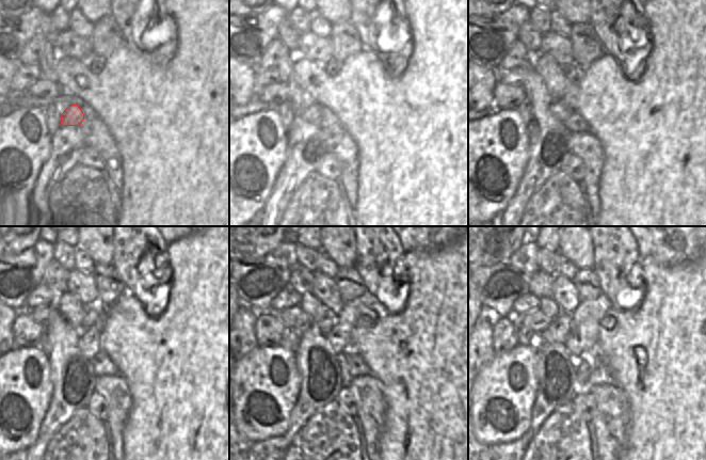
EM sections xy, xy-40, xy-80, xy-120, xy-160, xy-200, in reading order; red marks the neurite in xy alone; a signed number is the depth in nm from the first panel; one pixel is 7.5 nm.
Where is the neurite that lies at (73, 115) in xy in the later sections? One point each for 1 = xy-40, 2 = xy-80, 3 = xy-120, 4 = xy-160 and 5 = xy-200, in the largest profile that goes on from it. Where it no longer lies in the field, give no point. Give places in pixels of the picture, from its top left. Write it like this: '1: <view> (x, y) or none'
1: xy-40 (313, 113)
2: xy-80 (560, 110)
3: xy-120 (89, 344)
4: xy-160 (338, 338)
5: xy-200 (583, 334)

